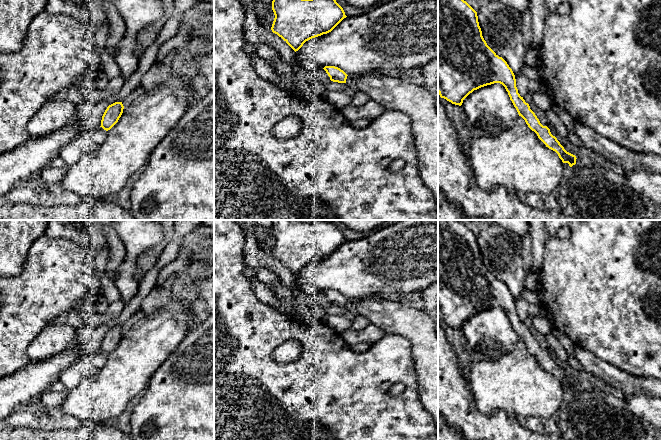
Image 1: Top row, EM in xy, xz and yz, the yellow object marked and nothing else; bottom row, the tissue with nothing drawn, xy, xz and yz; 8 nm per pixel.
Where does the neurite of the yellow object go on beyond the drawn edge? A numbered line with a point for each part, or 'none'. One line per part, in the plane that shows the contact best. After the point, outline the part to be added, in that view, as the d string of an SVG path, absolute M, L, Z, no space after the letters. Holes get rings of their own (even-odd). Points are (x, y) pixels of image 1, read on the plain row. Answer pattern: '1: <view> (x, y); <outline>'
none

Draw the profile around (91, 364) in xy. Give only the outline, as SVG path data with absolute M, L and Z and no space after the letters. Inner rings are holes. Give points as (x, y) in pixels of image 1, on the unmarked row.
M102 351L88 352L74 364L65 368L59 380L64 384L66 392L74 389L84 379L98 374L107 360L107 355Z

